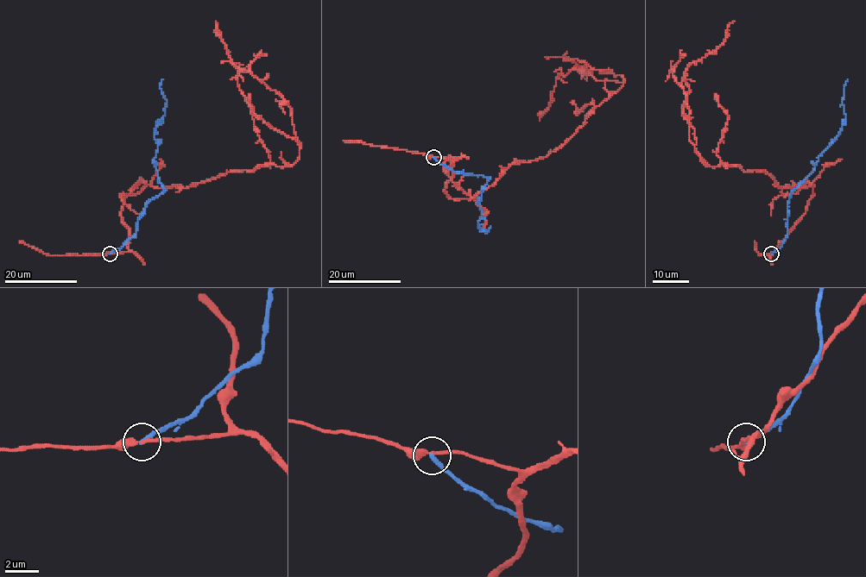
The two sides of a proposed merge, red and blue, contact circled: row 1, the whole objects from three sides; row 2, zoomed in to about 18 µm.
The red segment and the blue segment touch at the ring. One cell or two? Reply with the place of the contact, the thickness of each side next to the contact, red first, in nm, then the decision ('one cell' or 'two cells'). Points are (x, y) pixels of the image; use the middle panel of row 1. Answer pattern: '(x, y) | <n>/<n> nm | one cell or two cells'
(433, 157) | 260/220 nm | two cells

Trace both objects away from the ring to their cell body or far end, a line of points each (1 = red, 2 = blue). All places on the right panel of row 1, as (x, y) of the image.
1: (770, 253), (813, 186), (709, 166), (682, 108), (685, 69), (734, 21)
2: (771, 253), (786, 234), (789, 195), (840, 131), (845, 120), (842, 103), (848, 78)

